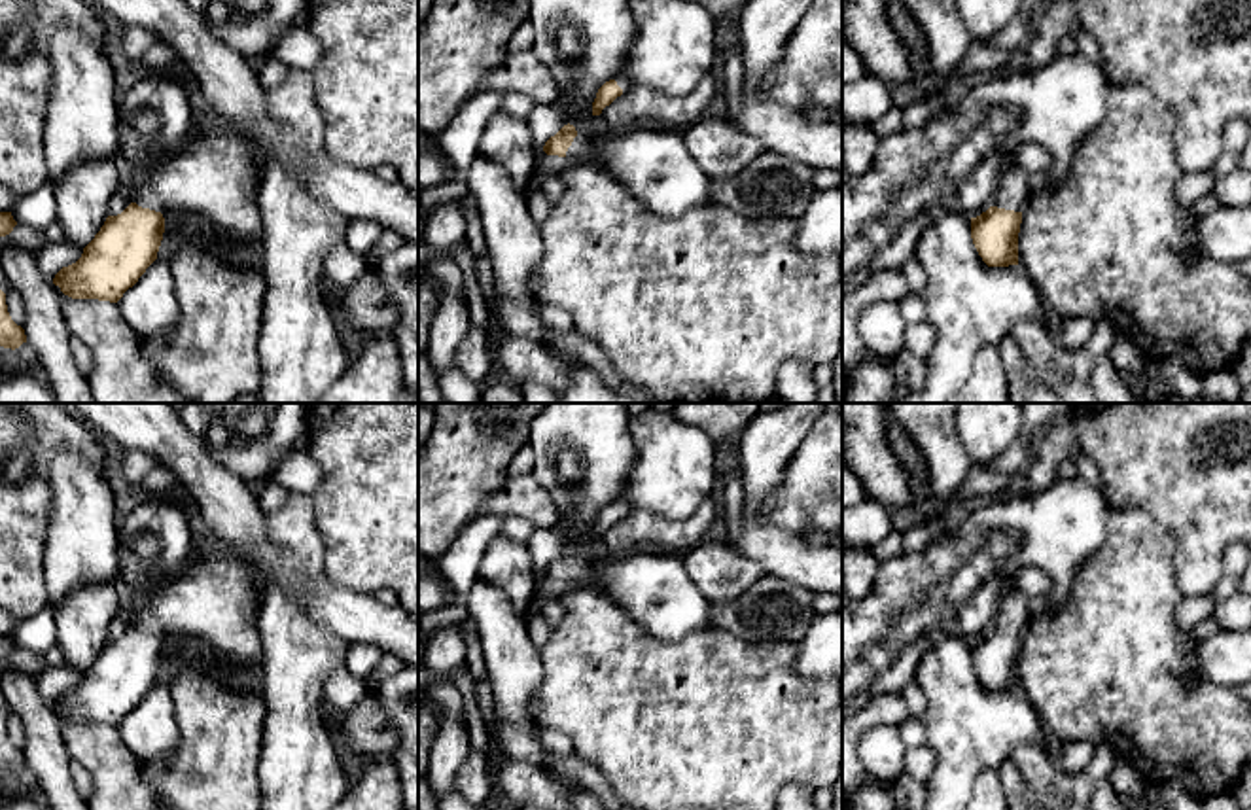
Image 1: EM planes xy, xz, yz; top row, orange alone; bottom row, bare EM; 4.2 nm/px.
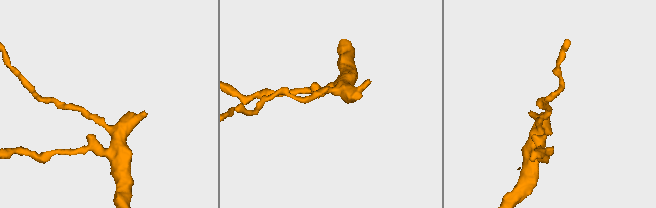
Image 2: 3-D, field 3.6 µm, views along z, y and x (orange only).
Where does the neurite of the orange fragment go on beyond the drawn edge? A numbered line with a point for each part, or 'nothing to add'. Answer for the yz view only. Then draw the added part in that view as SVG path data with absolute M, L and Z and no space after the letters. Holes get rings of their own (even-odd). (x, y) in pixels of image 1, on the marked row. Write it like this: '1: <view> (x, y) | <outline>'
1: yz (1013, 192) | M1007 159L992 206L1024 212L1030 201L1030 172Z

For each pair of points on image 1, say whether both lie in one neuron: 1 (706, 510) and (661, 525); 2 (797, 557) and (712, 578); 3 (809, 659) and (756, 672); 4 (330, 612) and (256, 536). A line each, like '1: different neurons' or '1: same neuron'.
1: same neuron
2: different neurons
3: different neurons
4: same neuron

